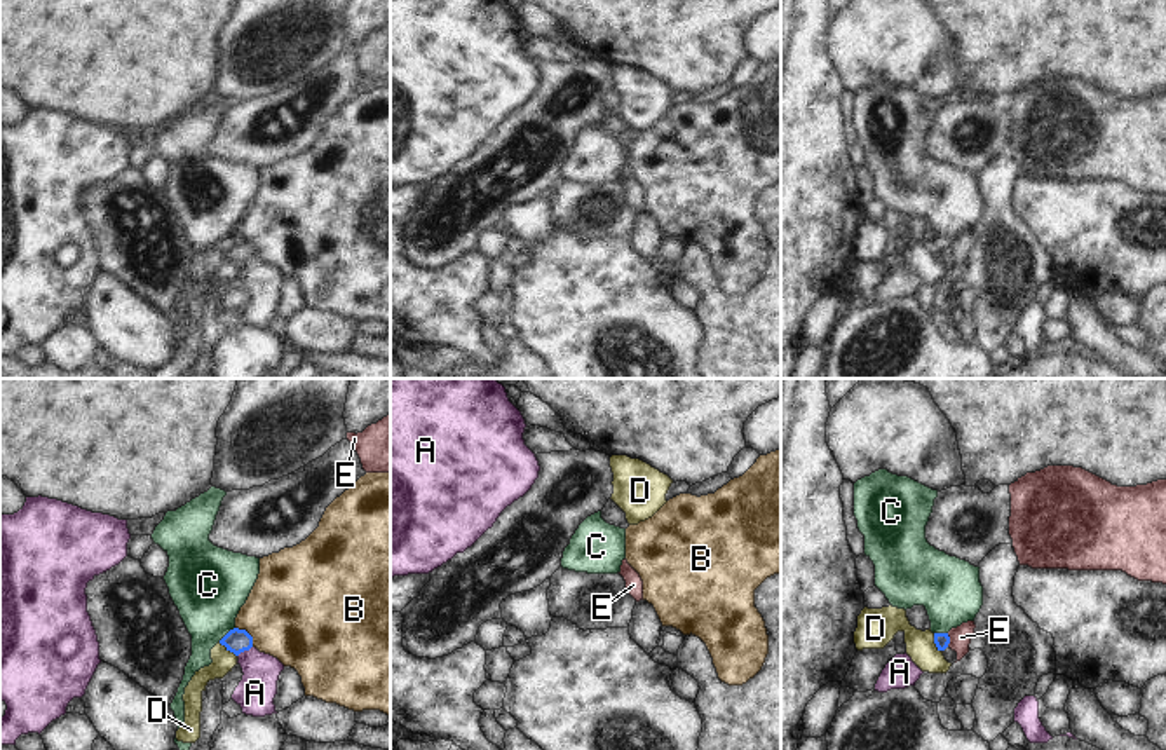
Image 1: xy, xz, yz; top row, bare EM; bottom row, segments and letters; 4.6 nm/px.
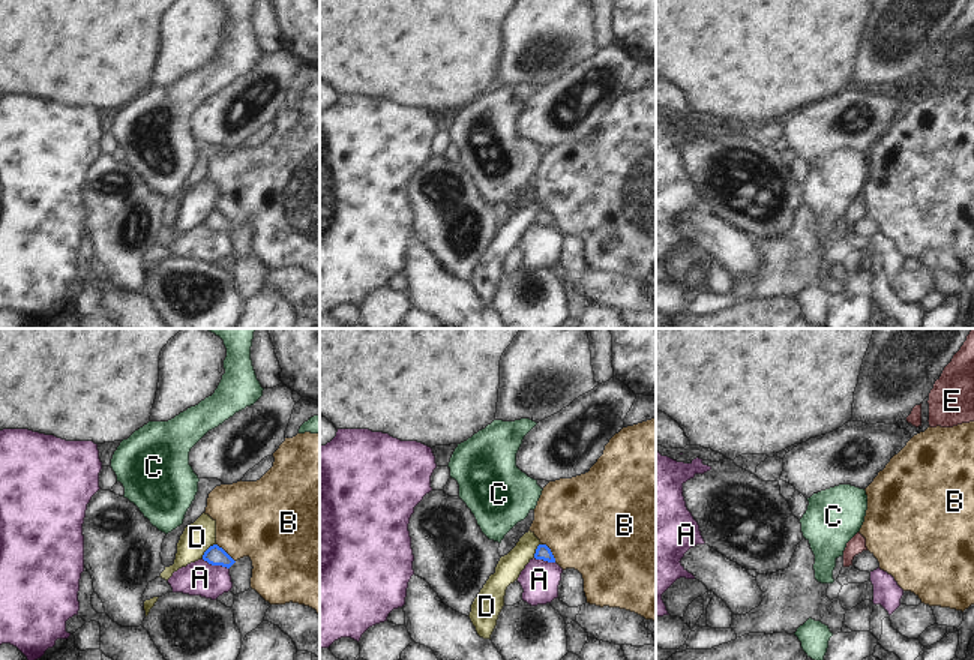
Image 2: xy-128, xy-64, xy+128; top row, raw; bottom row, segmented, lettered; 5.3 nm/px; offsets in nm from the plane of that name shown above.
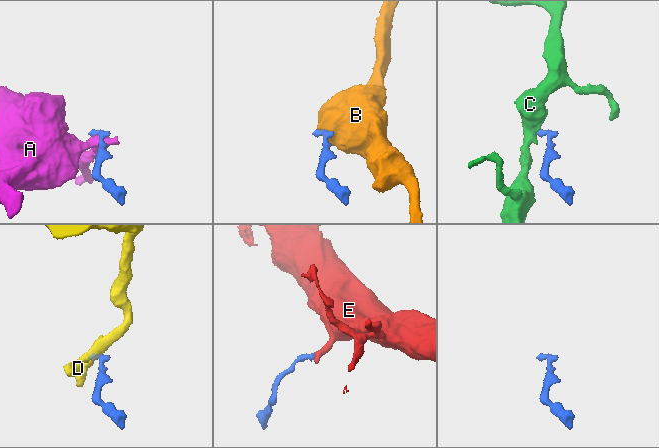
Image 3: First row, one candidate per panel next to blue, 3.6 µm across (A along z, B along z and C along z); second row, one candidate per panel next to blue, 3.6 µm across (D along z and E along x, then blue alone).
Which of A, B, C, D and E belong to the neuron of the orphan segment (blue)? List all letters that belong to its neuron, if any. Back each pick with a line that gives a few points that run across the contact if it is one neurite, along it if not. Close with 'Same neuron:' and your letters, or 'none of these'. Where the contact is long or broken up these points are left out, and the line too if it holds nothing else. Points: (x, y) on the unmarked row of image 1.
E: line yz (942, 250), (949, 250), (961, 246)
Same neuron: E

